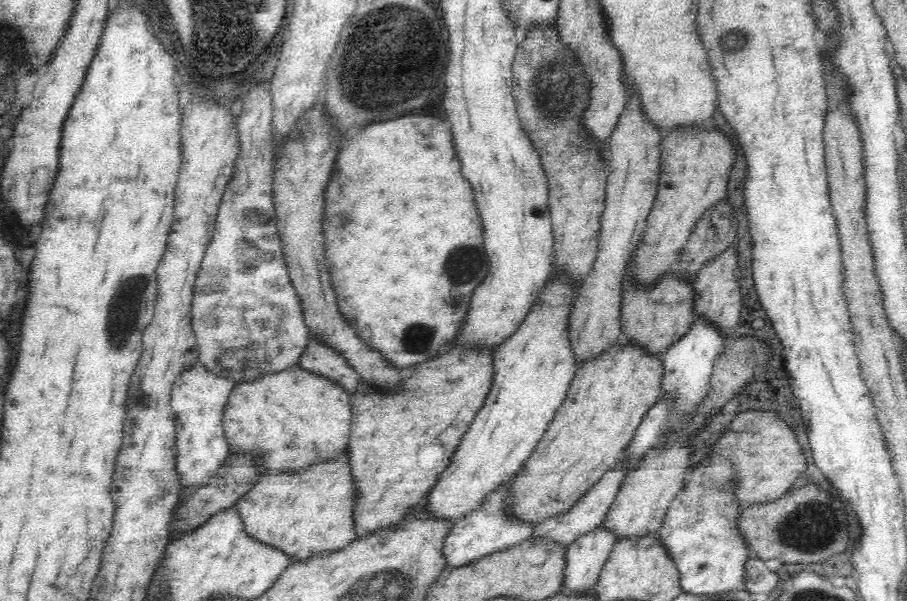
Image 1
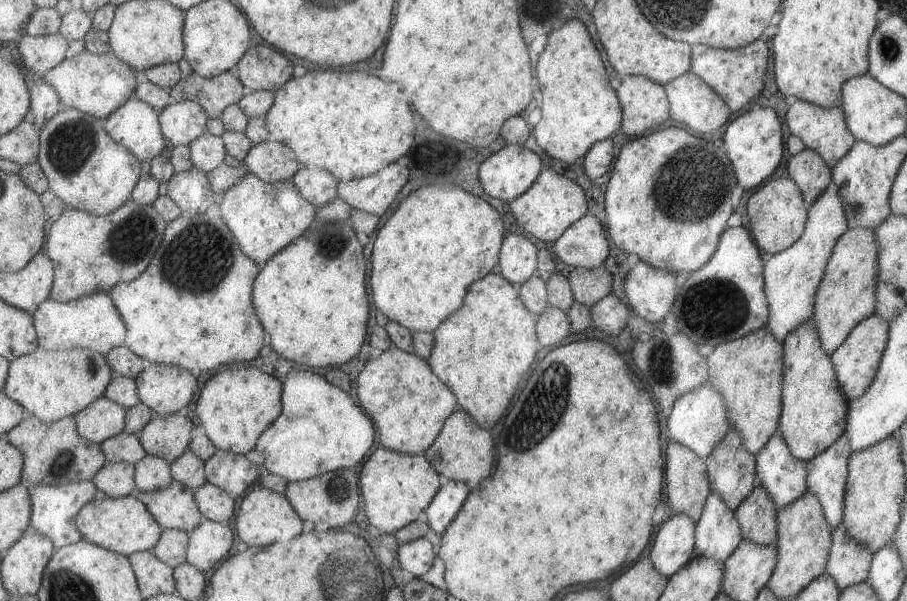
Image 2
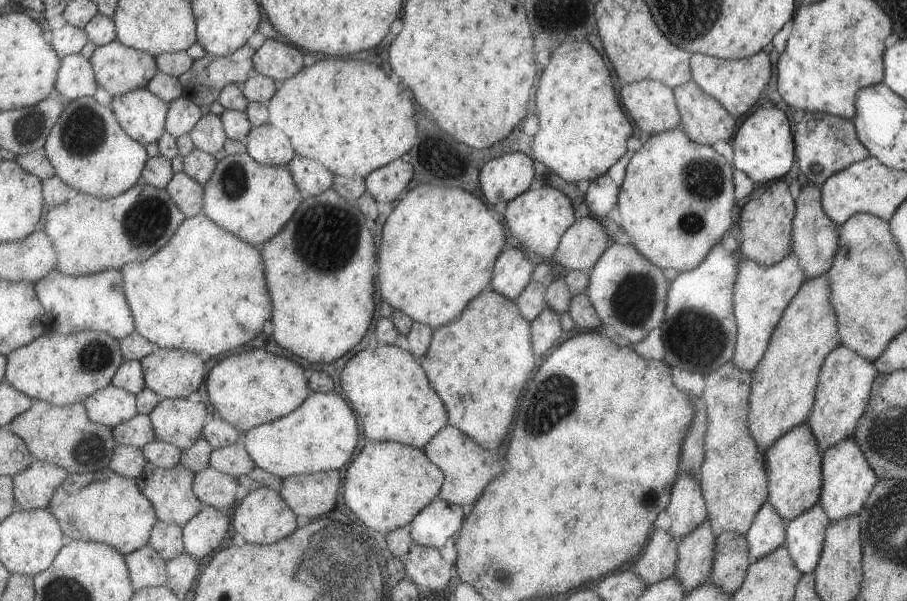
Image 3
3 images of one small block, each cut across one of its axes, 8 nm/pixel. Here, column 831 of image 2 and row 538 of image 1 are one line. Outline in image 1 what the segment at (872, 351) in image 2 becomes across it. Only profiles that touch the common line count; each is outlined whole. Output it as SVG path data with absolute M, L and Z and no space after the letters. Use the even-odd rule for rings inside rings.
M451 348L449 351L445 349L436 357L426 360L422 367L409 378L405 377L404 380L402 380L402 390L400 390L398 394L395 392L378 392L376 390L366 394L365 399L359 405L352 407L350 440L347 455L351 477L354 483L355 496L353 500L353 515L351 516L352 525L354 525L353 542L362 541L371 535L386 531L387 528L393 528L395 525L404 521L408 512L412 512L415 507L422 504L423 496L437 481L438 474L450 464L450 457L454 449L458 446L459 440L462 438L462 435L470 426L475 414L481 409L485 401L493 379L492 351L493 350L473 350L473 348L472 350L469 350L469 348Z

